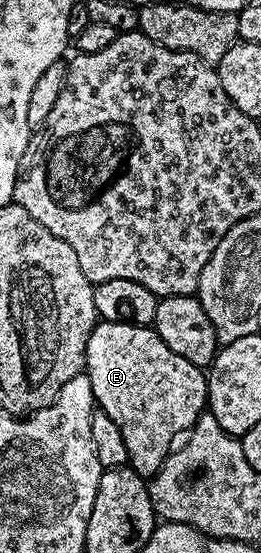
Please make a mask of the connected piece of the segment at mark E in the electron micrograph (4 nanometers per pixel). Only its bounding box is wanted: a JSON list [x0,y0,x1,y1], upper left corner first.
[85,322,207,477]

